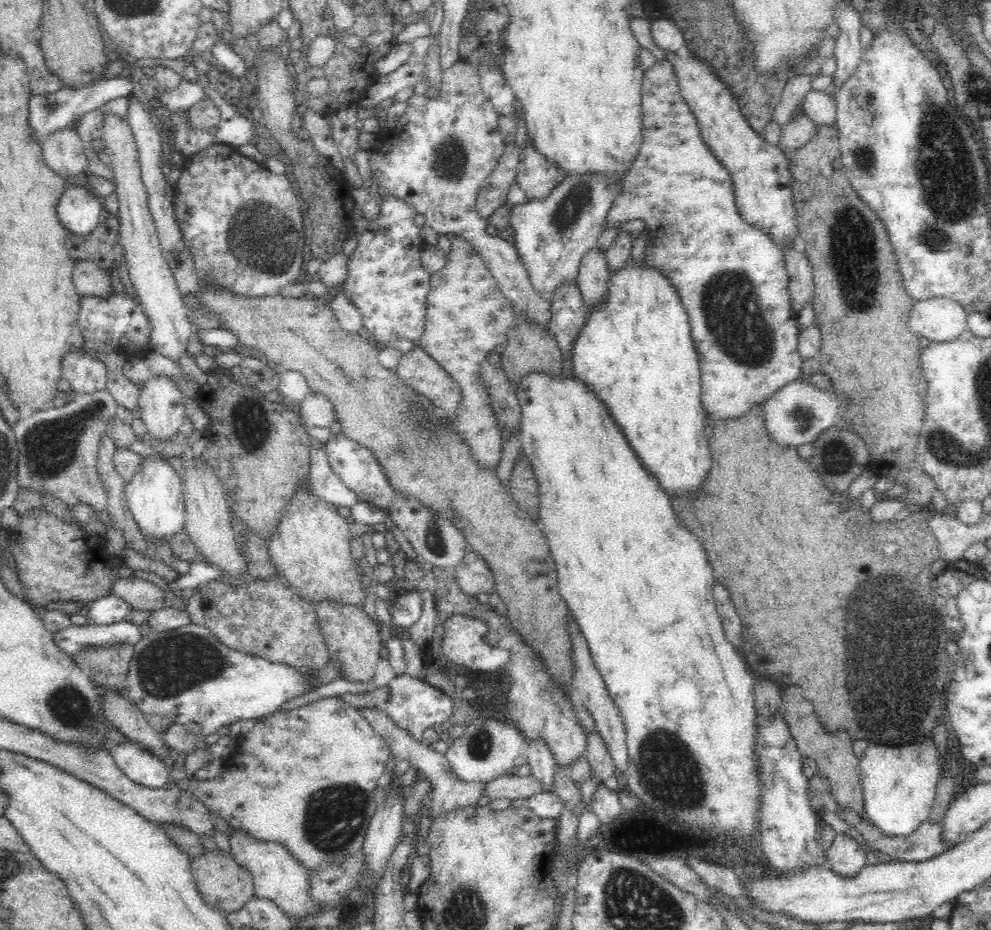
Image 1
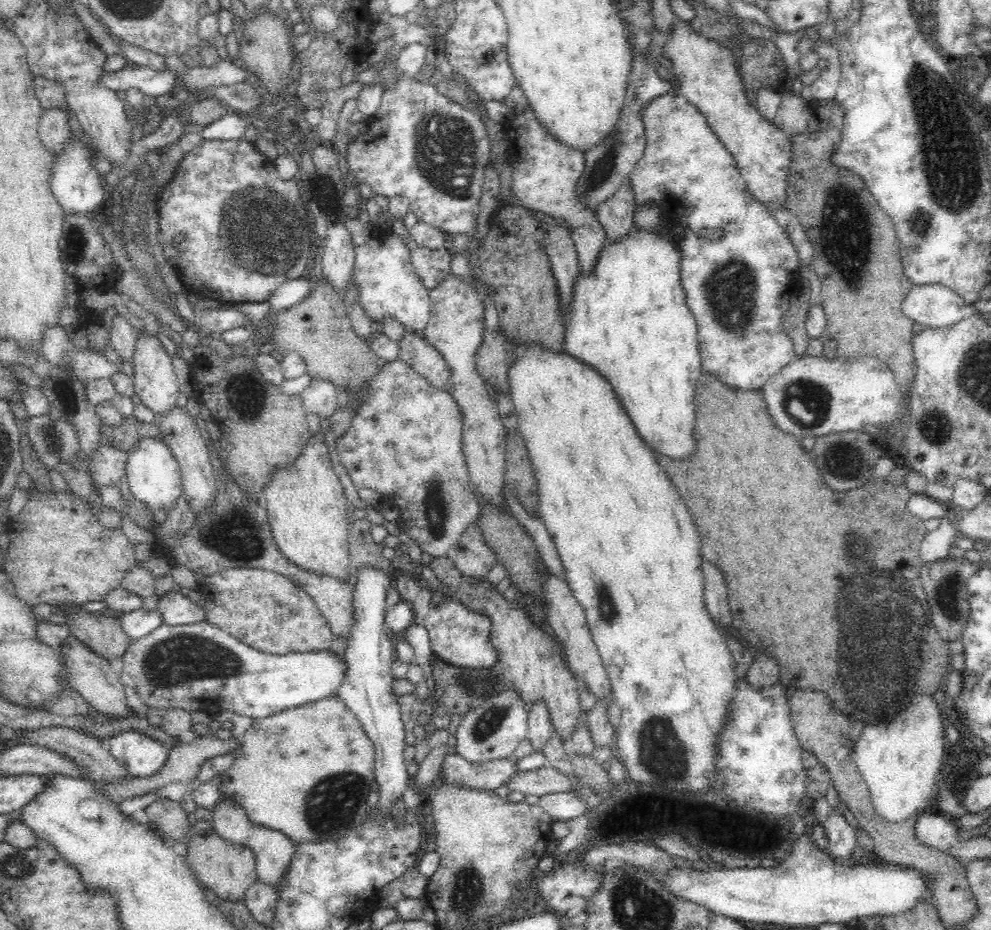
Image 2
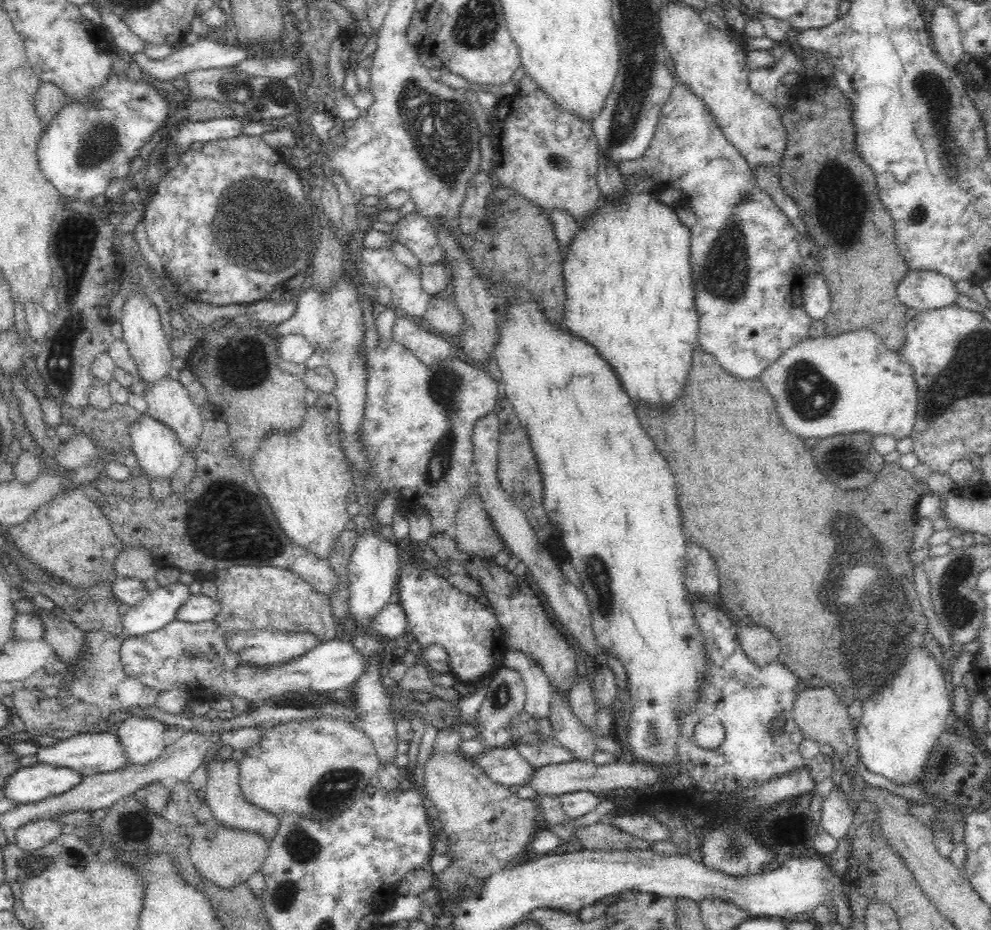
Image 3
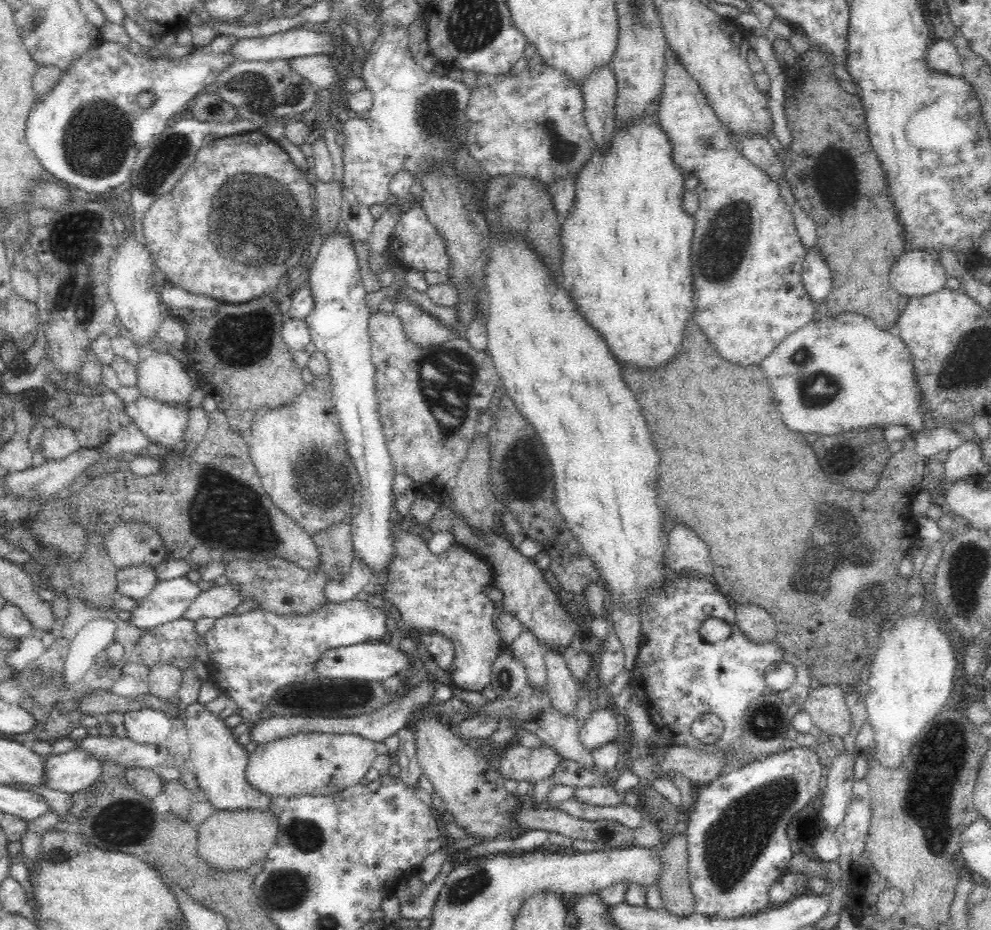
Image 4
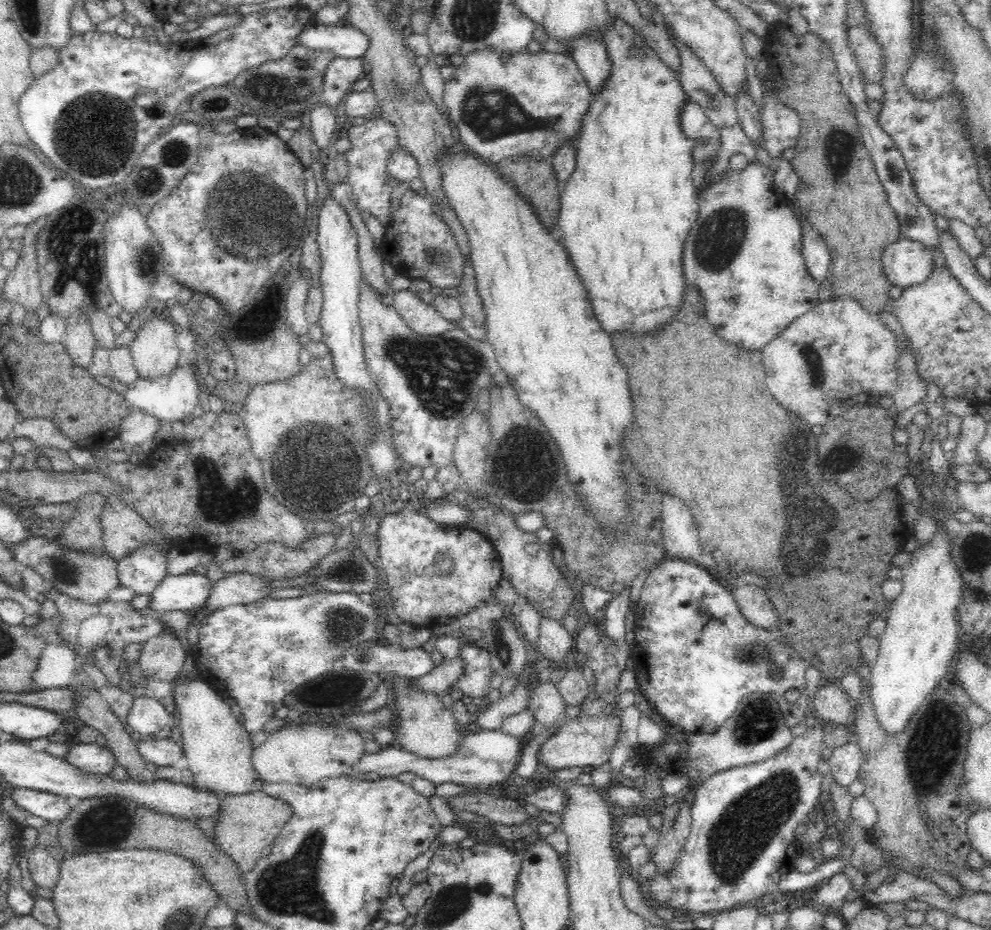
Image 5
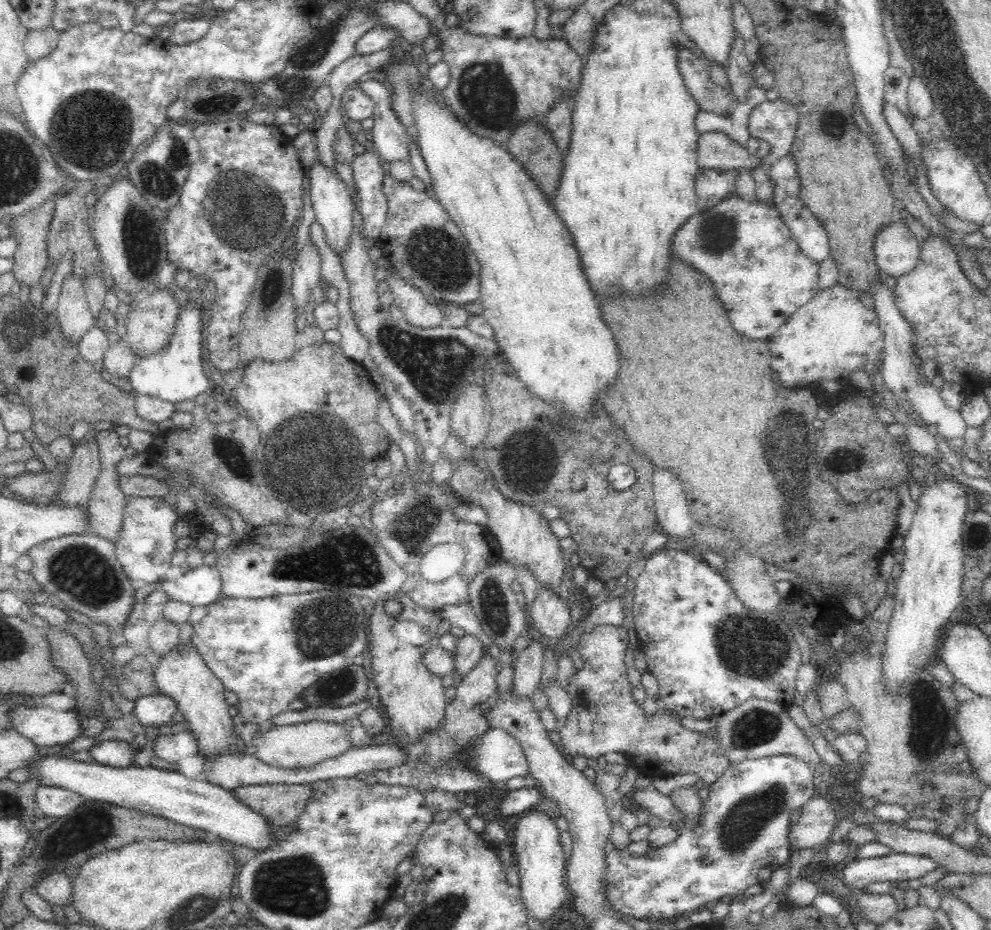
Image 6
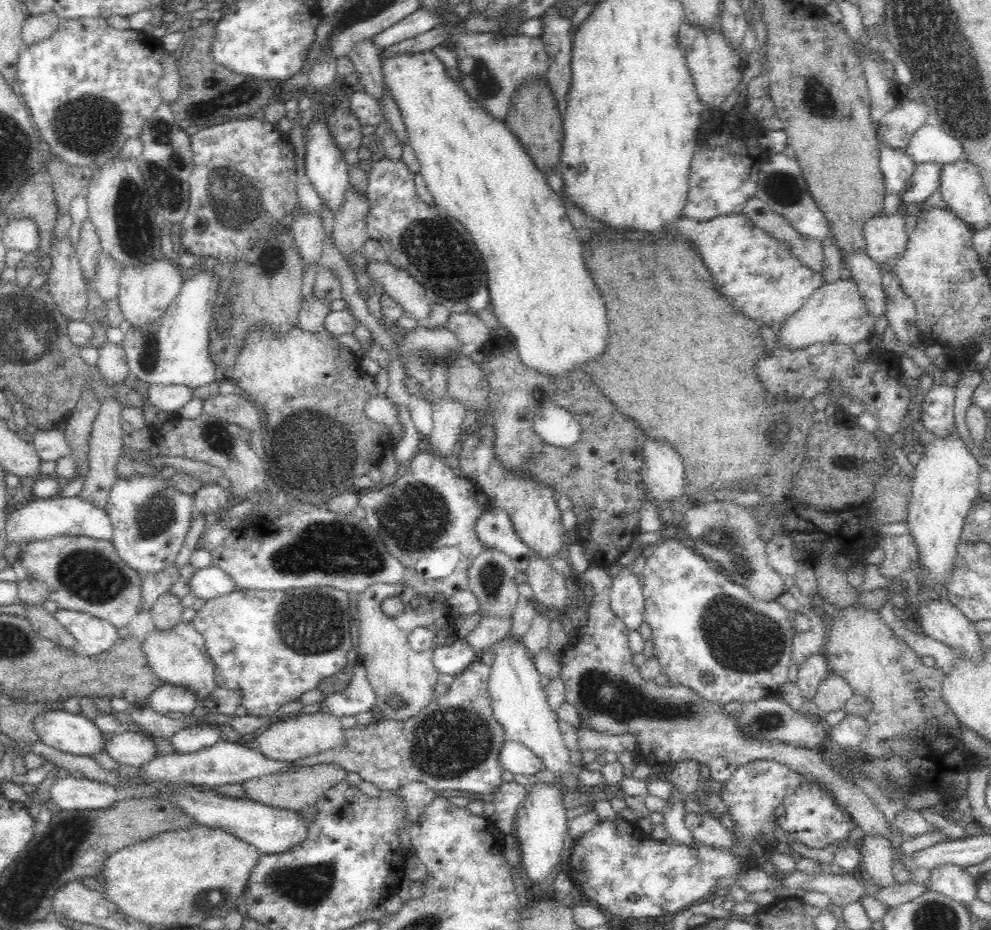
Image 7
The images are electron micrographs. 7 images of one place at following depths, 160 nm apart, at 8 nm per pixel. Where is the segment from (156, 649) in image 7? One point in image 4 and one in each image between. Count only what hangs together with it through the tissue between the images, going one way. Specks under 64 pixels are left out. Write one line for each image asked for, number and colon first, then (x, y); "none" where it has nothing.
4: (220, 762)
5: (218, 750)
6: (182, 675)

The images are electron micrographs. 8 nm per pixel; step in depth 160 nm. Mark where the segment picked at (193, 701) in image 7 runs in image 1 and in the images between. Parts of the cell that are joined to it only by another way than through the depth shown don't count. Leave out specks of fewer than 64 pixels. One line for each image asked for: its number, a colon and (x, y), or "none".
1: (145, 769)
2: (142, 756)
3: (142, 739)
4: (147, 727)
5: (147, 716)
6: (153, 710)

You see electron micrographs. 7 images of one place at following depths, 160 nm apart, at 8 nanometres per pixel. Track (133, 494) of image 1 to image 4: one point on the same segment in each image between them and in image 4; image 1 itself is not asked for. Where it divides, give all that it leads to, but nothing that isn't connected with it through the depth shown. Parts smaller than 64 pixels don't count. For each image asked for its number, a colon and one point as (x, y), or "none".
2: (153, 475)
3: (158, 452)
4: (165, 425)

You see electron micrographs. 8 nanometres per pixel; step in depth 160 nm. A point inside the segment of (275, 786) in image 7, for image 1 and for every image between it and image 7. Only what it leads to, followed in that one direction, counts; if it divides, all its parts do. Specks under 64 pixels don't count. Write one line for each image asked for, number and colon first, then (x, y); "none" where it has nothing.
1: (225, 886)
2: (227, 870)
3: (227, 857)
4: (229, 841)
5: (246, 824)
6: (280, 804)

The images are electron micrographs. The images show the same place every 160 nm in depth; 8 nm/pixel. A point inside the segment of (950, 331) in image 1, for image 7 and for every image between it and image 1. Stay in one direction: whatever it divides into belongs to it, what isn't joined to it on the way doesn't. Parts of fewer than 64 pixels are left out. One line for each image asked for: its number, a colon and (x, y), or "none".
2: (933, 305)
3: (921, 290)
4: (916, 273)
5: (906, 262)
6: (896, 249)
7: (886, 236)

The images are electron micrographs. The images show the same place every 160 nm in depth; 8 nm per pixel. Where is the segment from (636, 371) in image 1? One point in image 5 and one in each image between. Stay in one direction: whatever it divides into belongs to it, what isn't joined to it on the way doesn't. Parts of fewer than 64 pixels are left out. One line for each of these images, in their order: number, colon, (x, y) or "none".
2: (629, 321)
3: (628, 289)
4: (626, 263)
5: (626, 210)

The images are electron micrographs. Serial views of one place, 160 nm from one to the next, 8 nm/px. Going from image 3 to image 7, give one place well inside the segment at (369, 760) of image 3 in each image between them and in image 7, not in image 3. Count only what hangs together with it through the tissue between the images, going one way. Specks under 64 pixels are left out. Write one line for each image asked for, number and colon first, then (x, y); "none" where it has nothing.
4: (307, 763)
5: (304, 754)
6: (306, 744)
7: (313, 731)

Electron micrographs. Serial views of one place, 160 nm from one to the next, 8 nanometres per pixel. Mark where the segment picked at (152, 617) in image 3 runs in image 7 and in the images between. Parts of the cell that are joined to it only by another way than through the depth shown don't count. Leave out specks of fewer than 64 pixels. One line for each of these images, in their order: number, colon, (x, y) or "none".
4: (168, 600)
5: (186, 592)
6: (201, 586)
7: (210, 582)

